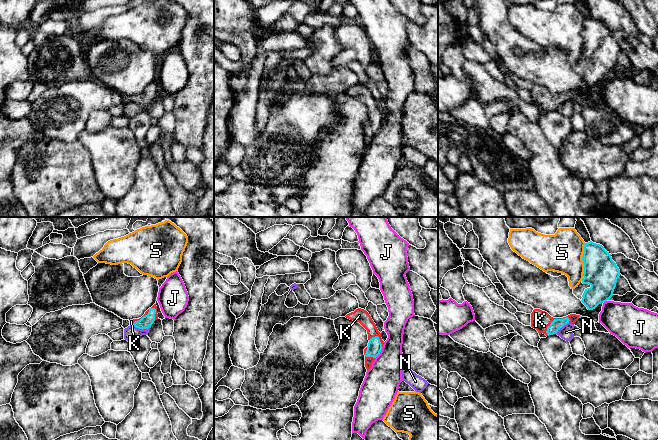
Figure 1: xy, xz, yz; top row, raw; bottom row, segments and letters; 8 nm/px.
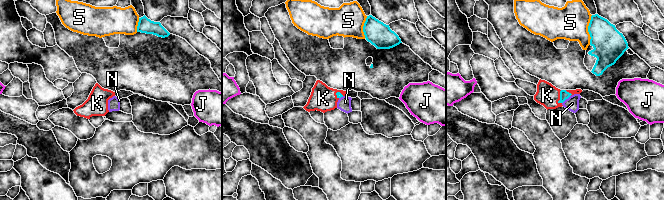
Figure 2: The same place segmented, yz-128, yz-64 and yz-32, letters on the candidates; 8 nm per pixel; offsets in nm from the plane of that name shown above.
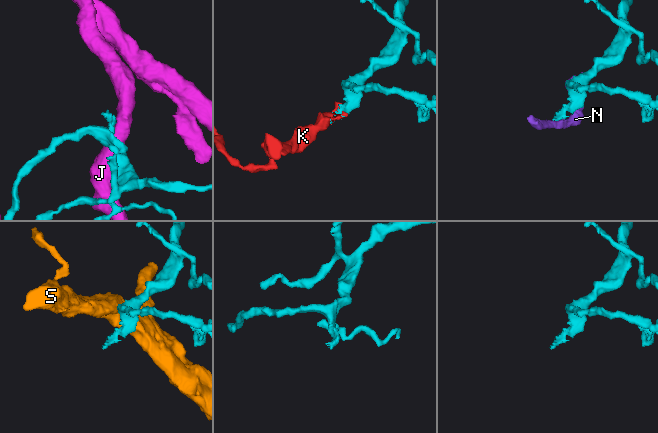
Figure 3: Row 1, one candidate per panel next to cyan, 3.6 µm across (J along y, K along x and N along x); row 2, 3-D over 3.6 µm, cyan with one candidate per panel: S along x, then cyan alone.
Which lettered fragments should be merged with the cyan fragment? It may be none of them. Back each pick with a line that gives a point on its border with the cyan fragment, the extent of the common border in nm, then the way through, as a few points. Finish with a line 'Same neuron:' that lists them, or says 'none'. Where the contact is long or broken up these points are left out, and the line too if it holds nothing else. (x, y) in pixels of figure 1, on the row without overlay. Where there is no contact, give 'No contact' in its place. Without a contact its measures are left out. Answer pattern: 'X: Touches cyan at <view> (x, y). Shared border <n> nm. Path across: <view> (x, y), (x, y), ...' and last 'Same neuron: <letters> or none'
K: Touches cyan at yz (553, 96). Shared border 240 nm
Same neuron: K

